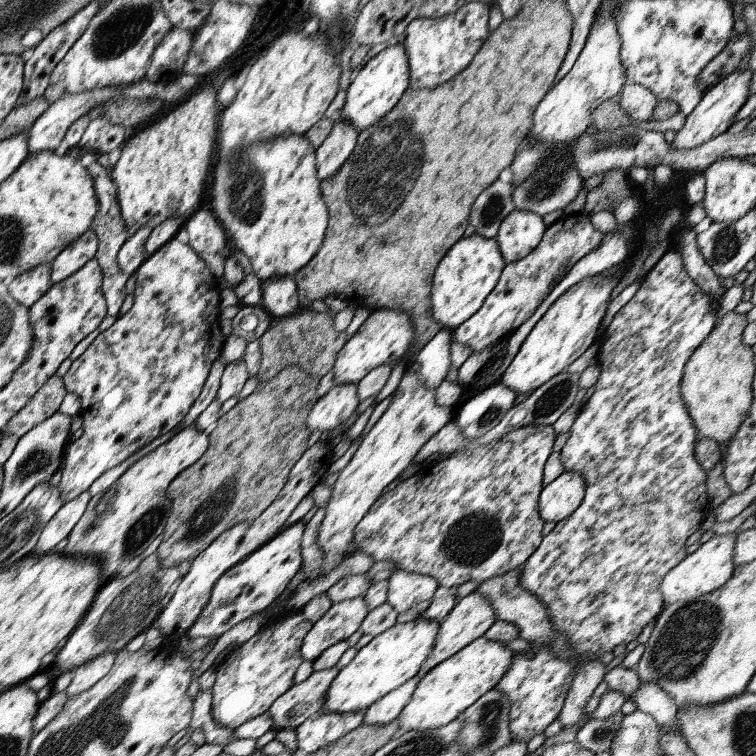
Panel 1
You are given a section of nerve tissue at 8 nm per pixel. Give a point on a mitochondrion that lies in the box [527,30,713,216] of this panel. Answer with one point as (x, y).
(625, 141)

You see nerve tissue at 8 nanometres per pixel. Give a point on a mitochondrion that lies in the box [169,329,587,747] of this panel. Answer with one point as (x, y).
(211, 512)

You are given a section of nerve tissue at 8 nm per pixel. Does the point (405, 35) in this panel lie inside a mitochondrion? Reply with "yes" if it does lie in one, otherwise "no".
no

